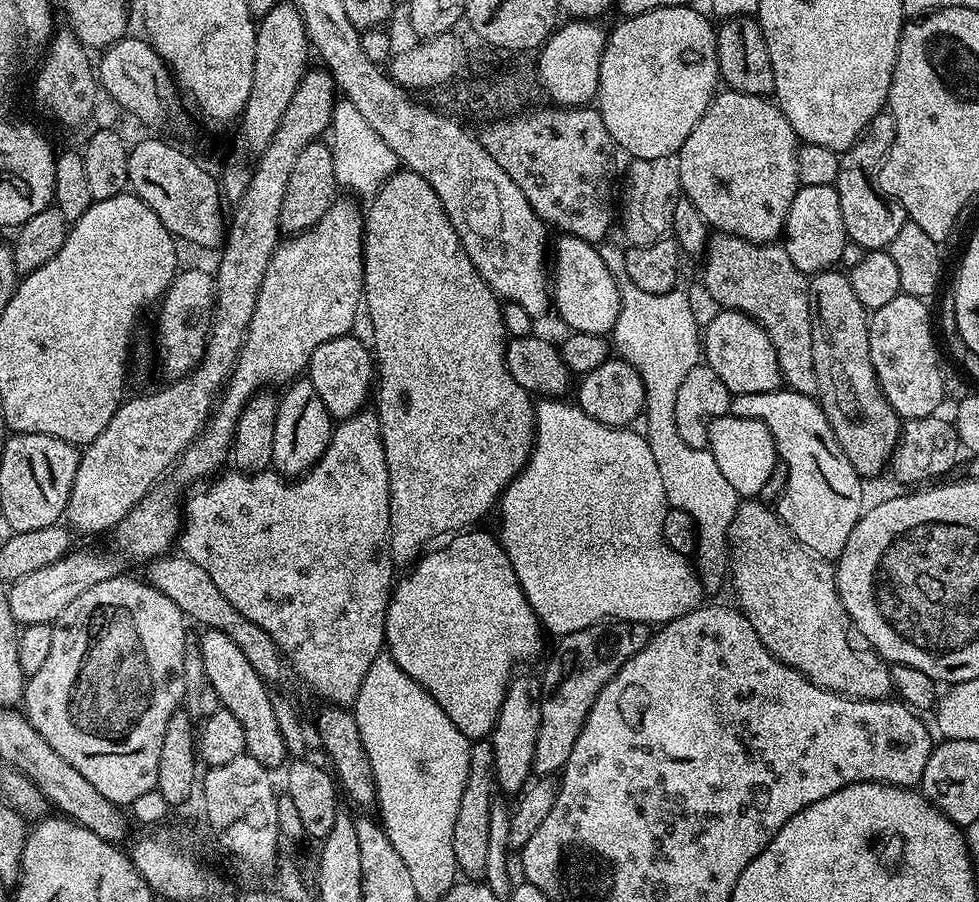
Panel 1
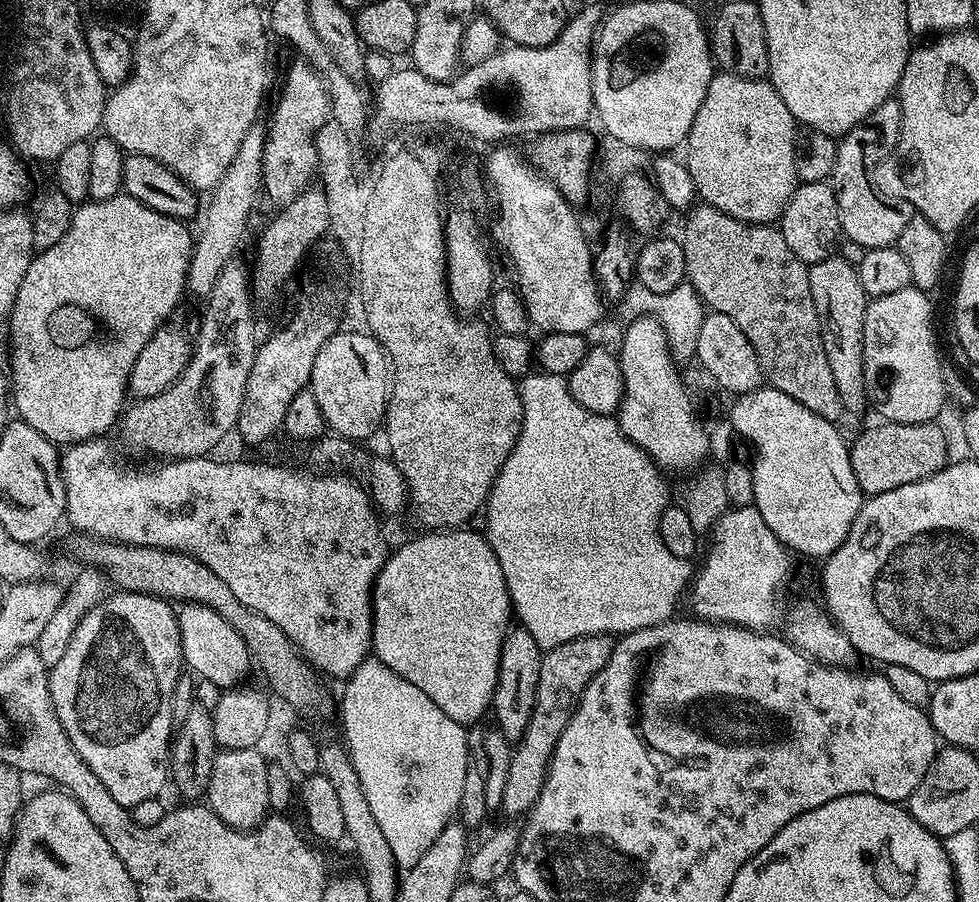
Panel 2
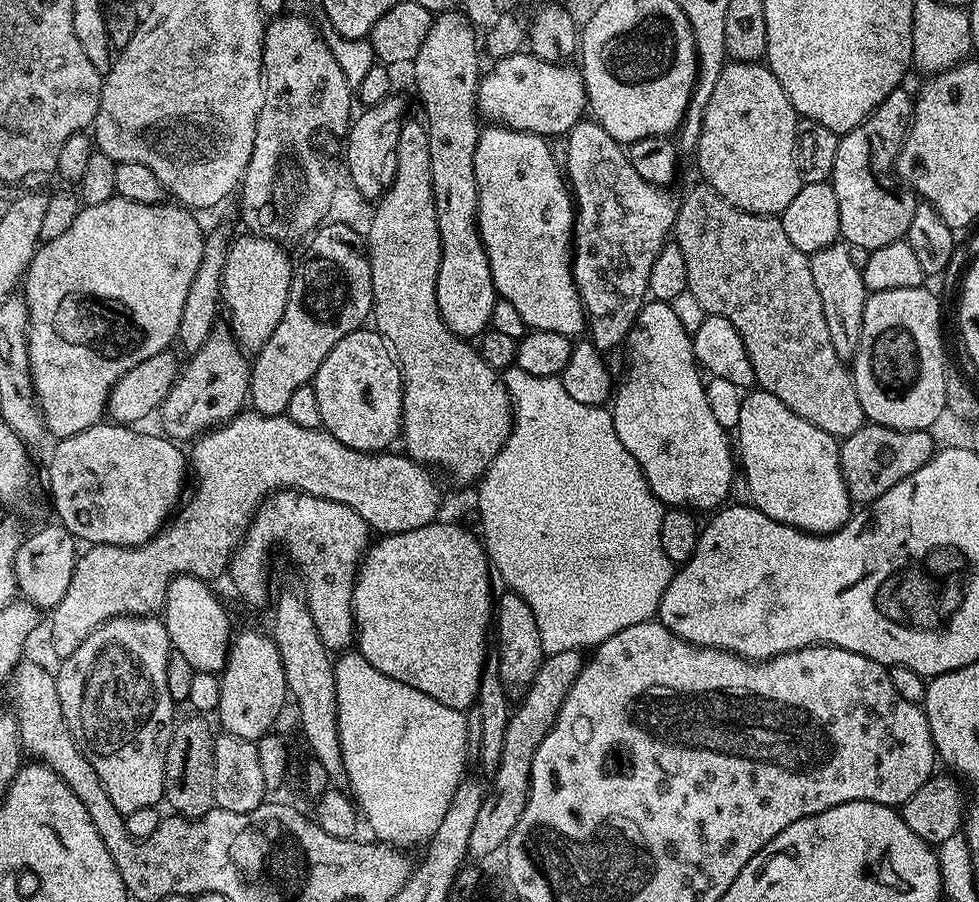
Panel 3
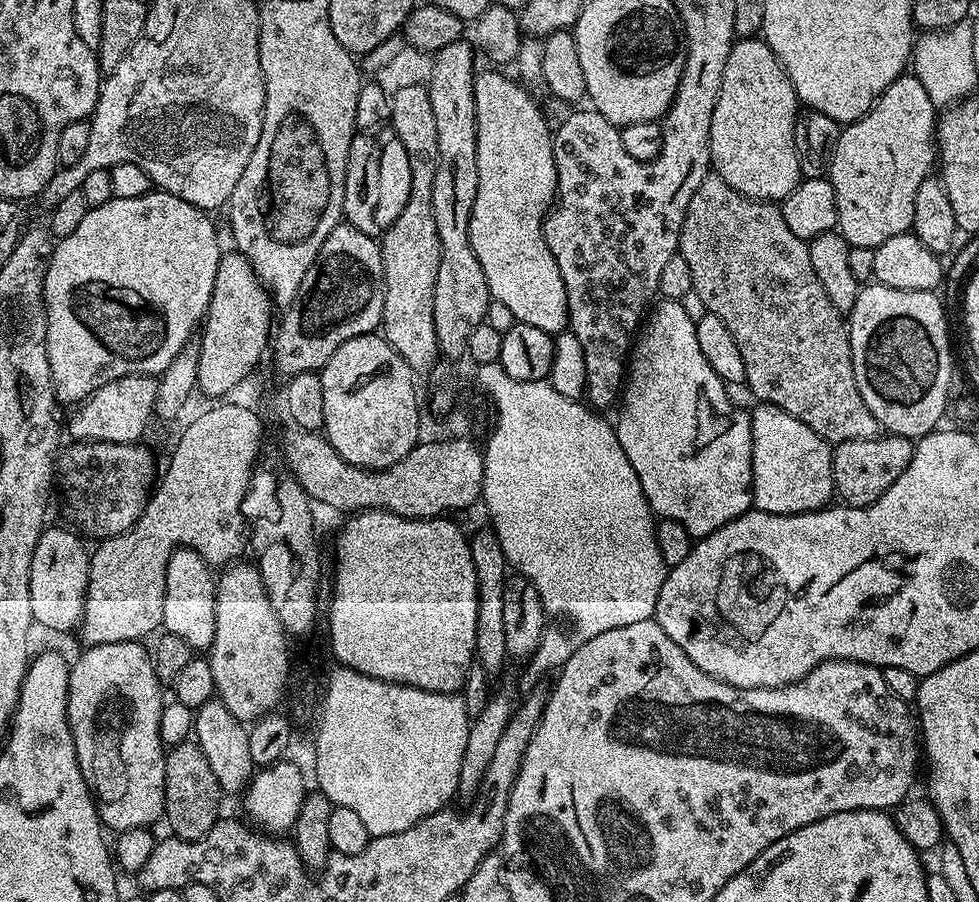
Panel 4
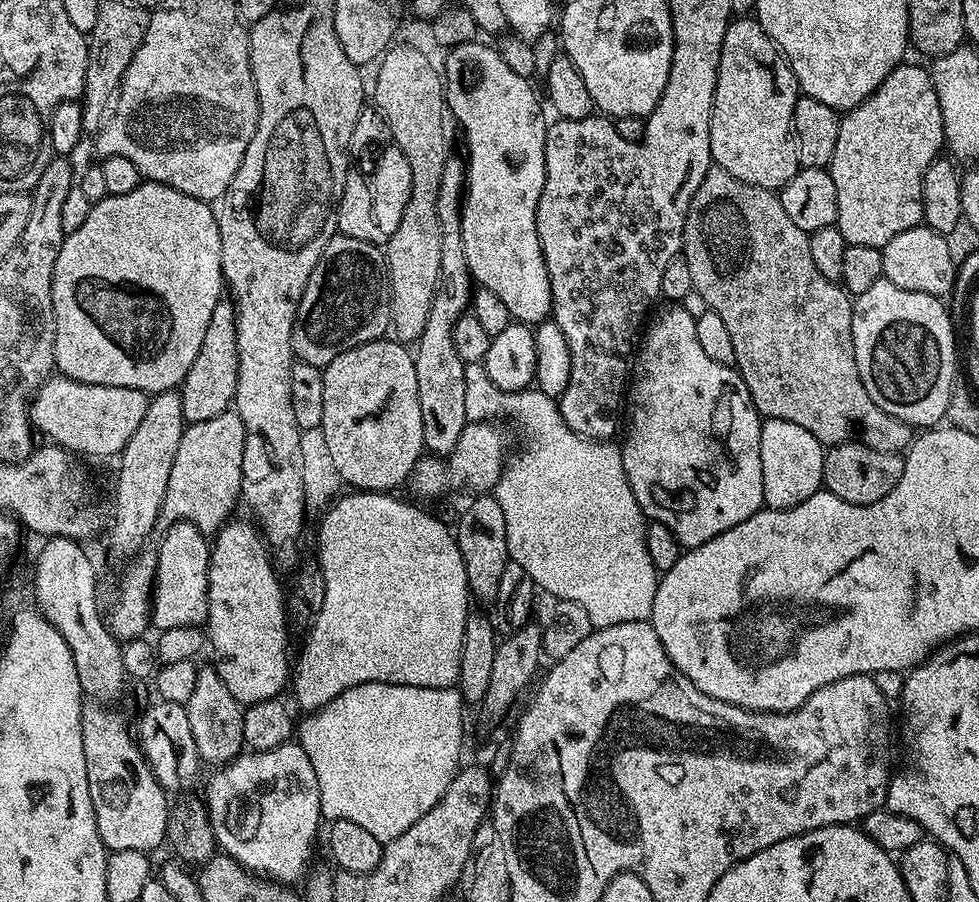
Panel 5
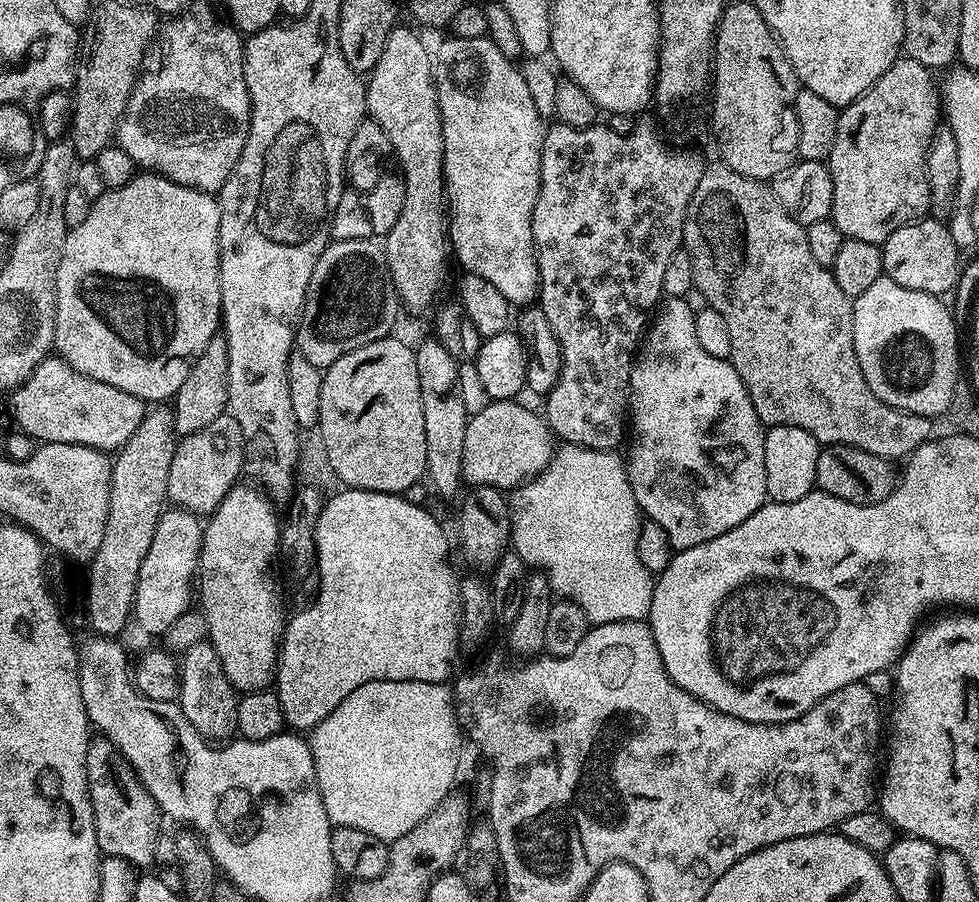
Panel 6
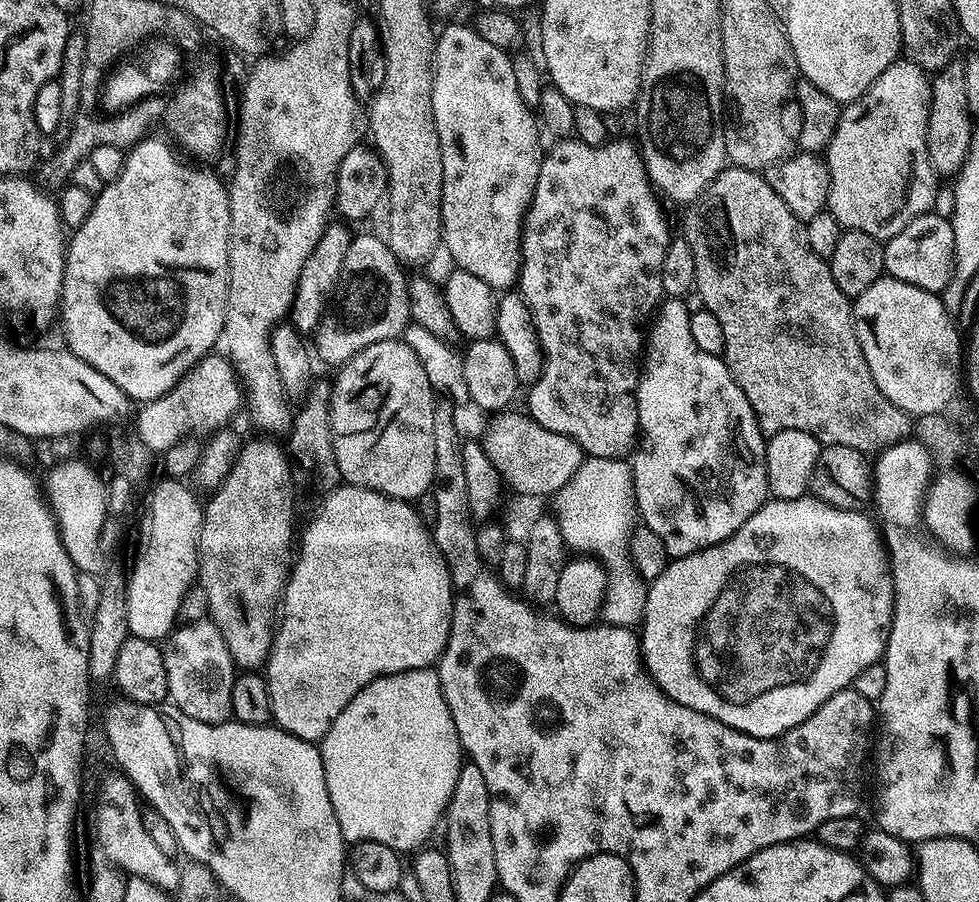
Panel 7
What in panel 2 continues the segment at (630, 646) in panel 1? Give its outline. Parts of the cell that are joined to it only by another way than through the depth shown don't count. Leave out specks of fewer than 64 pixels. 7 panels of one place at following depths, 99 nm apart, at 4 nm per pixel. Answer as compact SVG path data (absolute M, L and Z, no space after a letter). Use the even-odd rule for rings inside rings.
M611 635L583 636L570 642L562 642L562 646L547 649L540 657L540 673L538 674L538 690L536 705L530 718L530 726L526 734L515 745L510 762L510 774L506 777L504 791L503 815L508 818L523 817L536 805L544 780L548 776L548 767L552 761L558 740L562 738L562 730L570 722L581 694L586 686L606 666L610 654L616 649L616 640Z

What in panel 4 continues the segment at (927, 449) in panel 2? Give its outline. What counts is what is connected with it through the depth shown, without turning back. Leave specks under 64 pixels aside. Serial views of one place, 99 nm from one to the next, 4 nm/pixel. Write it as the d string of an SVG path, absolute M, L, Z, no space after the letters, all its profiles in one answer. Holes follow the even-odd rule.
M891 434L865 440L847 440L835 445L832 448L832 486L835 495L841 496L844 499L841 501L849 508L865 508L878 502L878 498L882 498L882 494L898 482L902 470L910 466L913 447L909 437Z

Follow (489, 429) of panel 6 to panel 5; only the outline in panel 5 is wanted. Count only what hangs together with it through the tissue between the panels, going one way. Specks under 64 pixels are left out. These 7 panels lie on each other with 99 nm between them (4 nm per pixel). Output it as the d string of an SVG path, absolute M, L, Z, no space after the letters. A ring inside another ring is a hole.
M469 422L458 438L455 450L443 458L425 455L414 466L410 485L420 496L440 498L450 492L472 492L468 494L488 494L495 489L506 463L504 436L492 422Z

